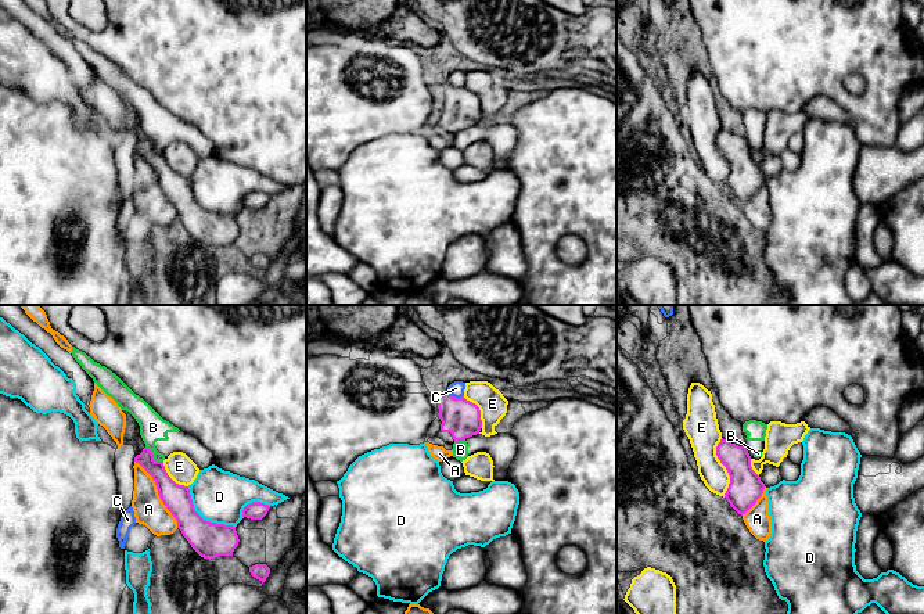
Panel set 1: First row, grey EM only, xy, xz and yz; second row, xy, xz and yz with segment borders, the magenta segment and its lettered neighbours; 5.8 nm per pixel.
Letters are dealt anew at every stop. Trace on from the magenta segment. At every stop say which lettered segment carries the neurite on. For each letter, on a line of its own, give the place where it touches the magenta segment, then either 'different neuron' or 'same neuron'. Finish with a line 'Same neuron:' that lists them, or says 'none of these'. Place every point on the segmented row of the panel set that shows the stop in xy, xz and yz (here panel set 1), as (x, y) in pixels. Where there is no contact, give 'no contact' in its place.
A: xy (158, 494) | different neuron
B: xy (153, 458) | different neuron
C: xz (453, 397) | different neuron
D: xy (202, 519) | different neuron
E: yz (725, 466) | different neuron
Same neuron: none of these

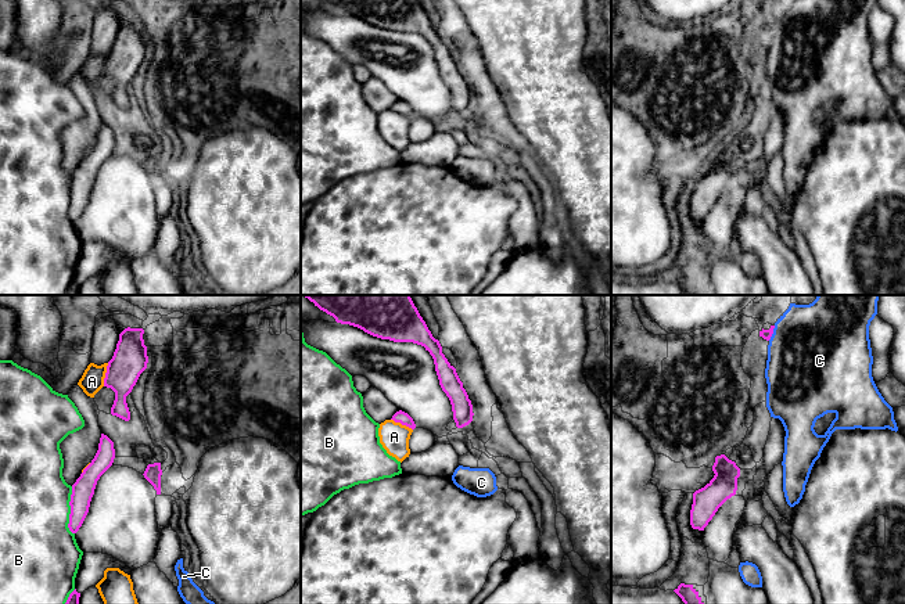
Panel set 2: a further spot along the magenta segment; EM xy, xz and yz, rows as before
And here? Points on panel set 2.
A: xy (106, 374) | different neuron
B: xy (71, 510) | different neuron
C: yz (772, 333) | different neuron
Same neuron: none of these

